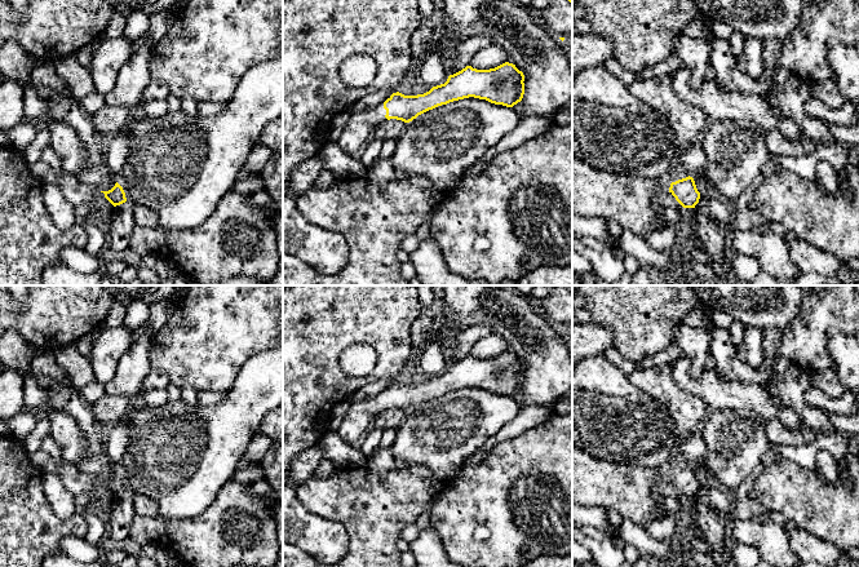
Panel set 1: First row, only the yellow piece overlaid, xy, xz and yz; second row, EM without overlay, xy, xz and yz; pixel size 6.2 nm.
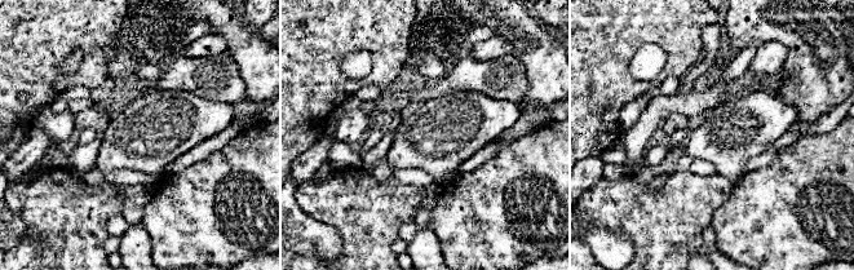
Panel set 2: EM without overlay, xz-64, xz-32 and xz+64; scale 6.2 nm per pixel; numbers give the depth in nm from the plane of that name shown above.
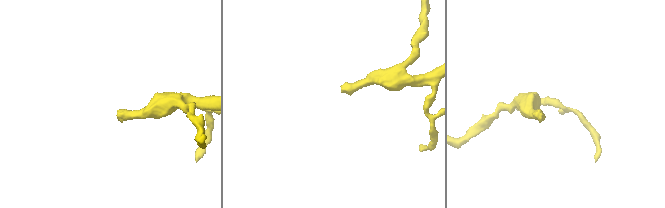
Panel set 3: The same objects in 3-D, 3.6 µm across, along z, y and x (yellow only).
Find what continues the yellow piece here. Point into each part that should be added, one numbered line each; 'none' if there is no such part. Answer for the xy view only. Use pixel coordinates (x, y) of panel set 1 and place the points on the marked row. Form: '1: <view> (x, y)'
none

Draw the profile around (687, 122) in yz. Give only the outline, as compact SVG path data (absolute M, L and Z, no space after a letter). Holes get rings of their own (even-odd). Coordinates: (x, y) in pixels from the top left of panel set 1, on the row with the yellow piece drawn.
M670 72L656 79L638 79L628 88L634 97L668 119L679 150L699 139L709 123L700 107L687 103L676 94Z

